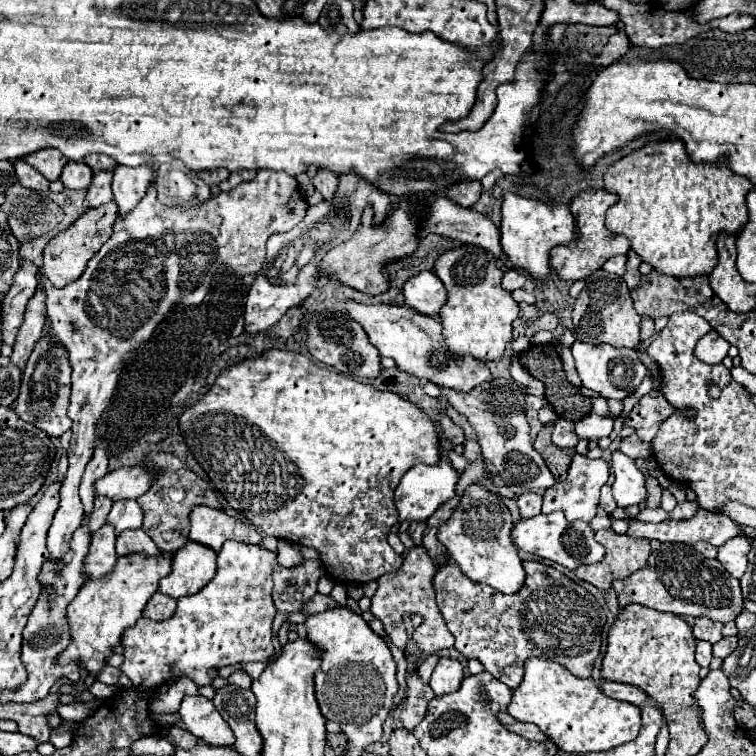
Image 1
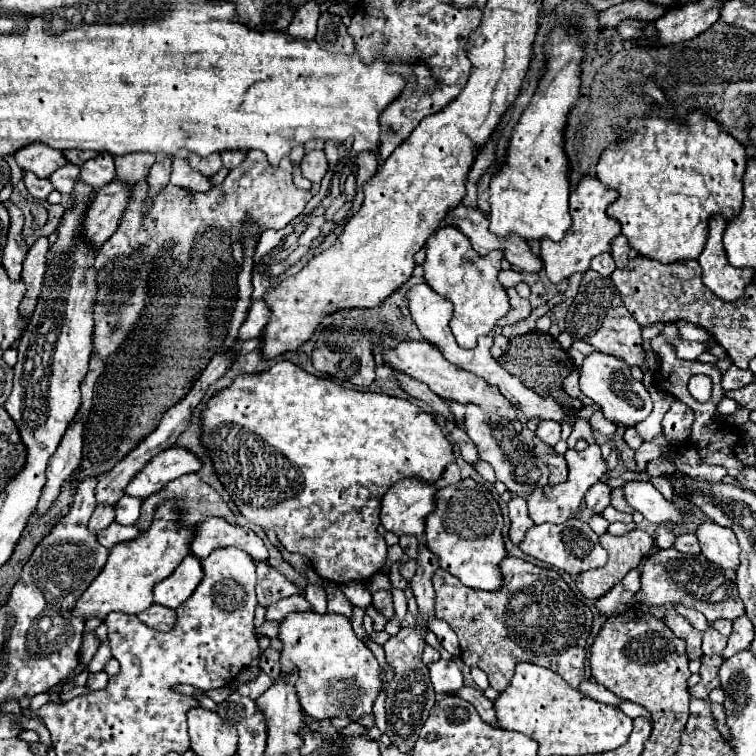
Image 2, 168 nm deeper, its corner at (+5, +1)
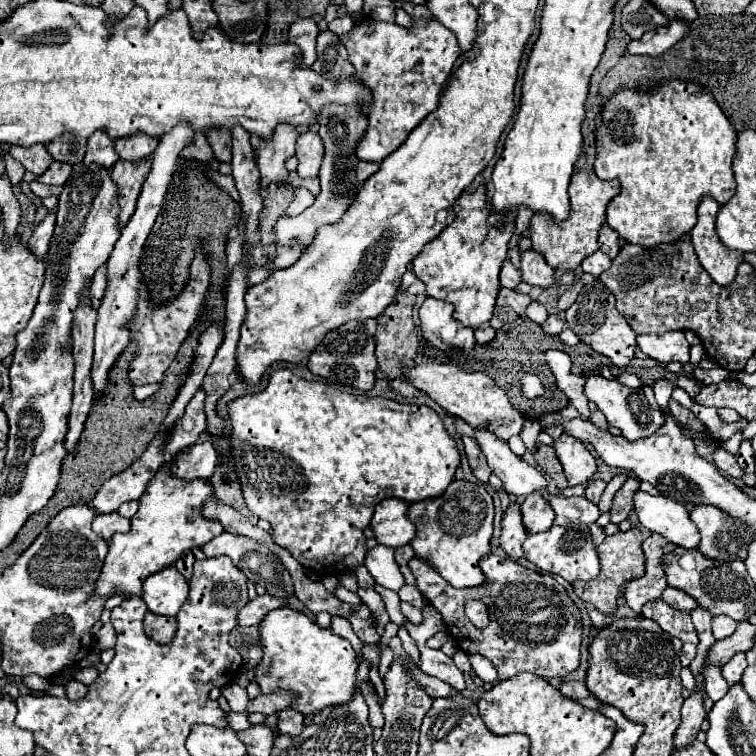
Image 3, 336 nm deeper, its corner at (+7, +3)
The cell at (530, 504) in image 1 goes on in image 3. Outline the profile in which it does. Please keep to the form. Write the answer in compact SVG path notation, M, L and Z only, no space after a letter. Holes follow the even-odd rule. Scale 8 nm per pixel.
M511 502L509 508L505 510L503 516L503 530L501 530L501 548L511 556L511 558L521 558L523 548L521 544L527 538L527 530L523 528L521 522L521 504Z

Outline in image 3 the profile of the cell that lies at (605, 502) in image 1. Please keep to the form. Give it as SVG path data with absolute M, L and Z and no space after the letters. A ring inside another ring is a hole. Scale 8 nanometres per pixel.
M593 480L593 482L589 482L587 492L585 492L585 498L587 498L589 502L593 502L593 504L599 504L605 486L607 486L607 484L605 484L603 480Z

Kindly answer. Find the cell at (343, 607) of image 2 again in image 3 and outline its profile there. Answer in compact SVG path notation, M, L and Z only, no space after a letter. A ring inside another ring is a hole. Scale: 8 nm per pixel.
M337 614L331 616L331 628L333 628L335 634L347 638L351 642L351 646L355 648L357 656L361 656L361 640L355 636L355 632L353 632L353 628L351 628L351 624L349 624L349 620L345 616L337 616Z

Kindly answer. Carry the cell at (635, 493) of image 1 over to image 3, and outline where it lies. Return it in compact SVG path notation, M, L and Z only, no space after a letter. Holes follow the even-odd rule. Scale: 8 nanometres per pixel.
M637 490L633 496L635 512L643 528L665 536L669 542L683 548L697 548L699 534L689 520L689 512L677 500L667 496L651 496Z

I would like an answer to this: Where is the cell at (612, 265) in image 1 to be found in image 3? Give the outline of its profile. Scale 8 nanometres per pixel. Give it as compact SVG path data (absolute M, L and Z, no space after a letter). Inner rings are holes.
M597 250L597 252L591 254L591 256L587 256L587 258L583 260L583 264L581 264L583 272L593 274L595 278L599 278L601 272L605 272L609 266L611 266L611 258L609 258L607 254L603 254L601 250Z

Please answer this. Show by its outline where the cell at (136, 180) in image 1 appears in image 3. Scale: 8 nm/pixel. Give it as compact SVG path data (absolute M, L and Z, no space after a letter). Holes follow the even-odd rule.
M131 136L131 140L117 140L115 150L121 160L141 162L155 152L157 144L159 144L159 140L149 138L149 136Z

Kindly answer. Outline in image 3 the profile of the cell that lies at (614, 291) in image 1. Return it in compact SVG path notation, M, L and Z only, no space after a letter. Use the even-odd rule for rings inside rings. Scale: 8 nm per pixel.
M601 280L583 286L575 304L571 304L569 310L565 310L565 322L567 328L571 328L581 338L581 342L589 344L595 352L607 356L615 366L623 368L635 358L637 334L619 314L619 310L615 308L615 294L605 284L601 284Z

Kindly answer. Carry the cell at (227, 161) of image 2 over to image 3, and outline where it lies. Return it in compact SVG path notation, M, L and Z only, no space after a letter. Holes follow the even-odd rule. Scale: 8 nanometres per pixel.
M223 128L211 130L211 132L207 132L207 140L219 162L231 162L231 132L227 132Z

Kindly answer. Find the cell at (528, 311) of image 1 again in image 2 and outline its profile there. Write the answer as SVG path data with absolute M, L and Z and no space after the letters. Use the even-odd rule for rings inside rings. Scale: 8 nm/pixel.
M509 288L509 290L507 290L507 296L509 296L511 308L509 308L509 312L497 322L501 328L503 328L503 326L517 324L517 322L521 322L521 320L527 320L529 314L531 314L531 304L529 304L529 300L527 300L527 298L521 298L521 296L515 292L515 288Z

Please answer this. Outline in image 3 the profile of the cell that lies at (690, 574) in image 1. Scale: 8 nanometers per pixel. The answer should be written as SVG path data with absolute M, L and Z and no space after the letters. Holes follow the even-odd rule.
M677 548L675 552L663 556L663 572L671 588L693 596L703 610L711 612L711 616L725 614L741 622L749 620L749 616L755 614L755 588L751 588L751 580L747 580L743 562L717 562L705 558L701 552L697 552L697 548Z

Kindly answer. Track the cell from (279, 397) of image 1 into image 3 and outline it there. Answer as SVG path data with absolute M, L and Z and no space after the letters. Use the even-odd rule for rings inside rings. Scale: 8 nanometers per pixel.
M287 368L275 370L269 376L269 384L263 392L247 394L247 396L241 396L241 398L235 398L233 402L229 402L229 420L231 420L229 454L231 454L233 470L239 478L243 498L245 498L249 512L261 520L267 520L271 524L275 544L287 548L293 554L293 558L299 564L303 564L303 568L307 568L319 576L337 576L343 572L353 572L355 568L365 564L365 554L369 552L369 548L367 548L367 538L365 538L363 530L369 526L369 522L373 518L373 510L379 504L379 500L383 500L387 496L395 496L395 498L403 498L409 502L419 502L425 498L441 496L445 492L445 488L453 482L453 474L455 474L459 460L461 460L459 450L455 446L455 440L445 432L441 418L429 406L425 406L425 404L419 404L419 406L417 404L401 404L395 400L371 398L365 394L353 396L353 394L341 392L335 386L325 384L325 382L317 382L317 380L309 382L309 380L297 378Z

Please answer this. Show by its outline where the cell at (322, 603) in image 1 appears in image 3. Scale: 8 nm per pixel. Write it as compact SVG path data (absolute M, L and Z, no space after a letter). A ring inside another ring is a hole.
M271 594L259 596L259 598L251 600L251 602L239 612L239 626L259 624L259 622L263 622L263 618L267 616L267 612L277 610L277 608L281 608L281 606L285 606L285 600L279 598L279 596L271 596Z

